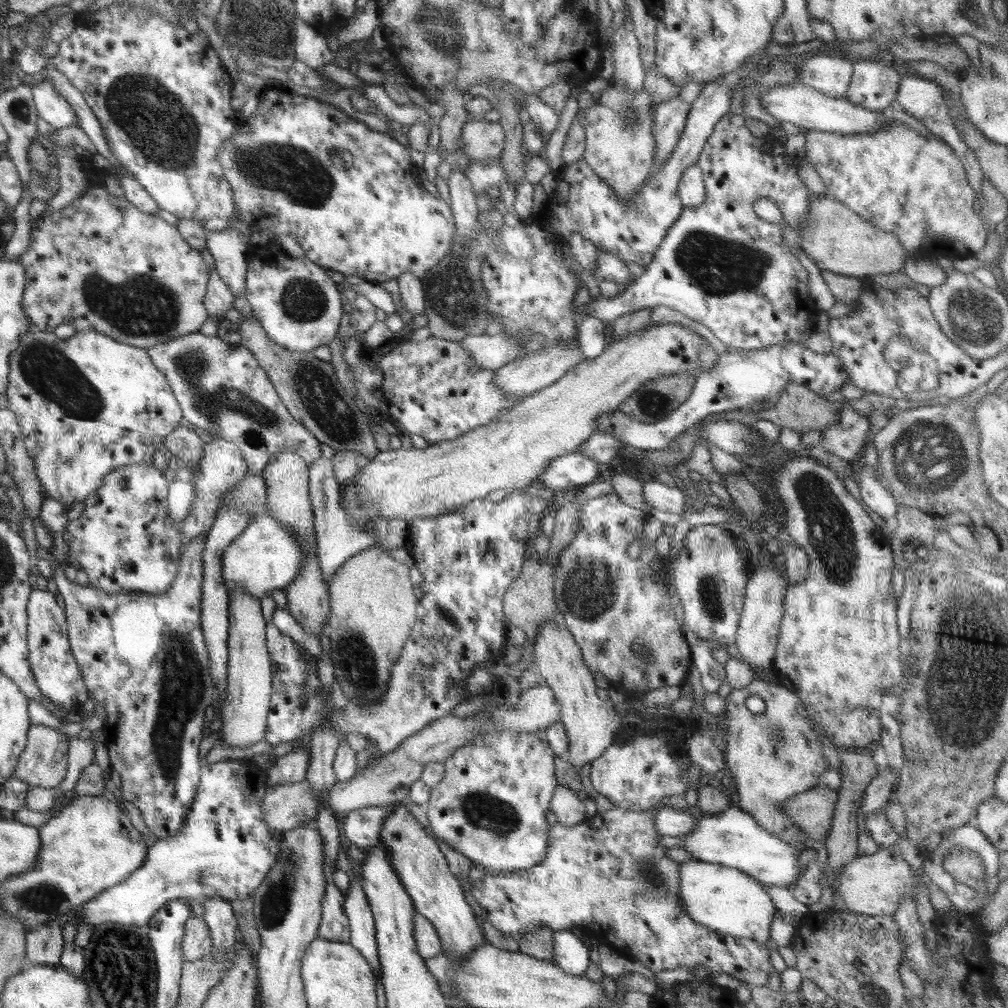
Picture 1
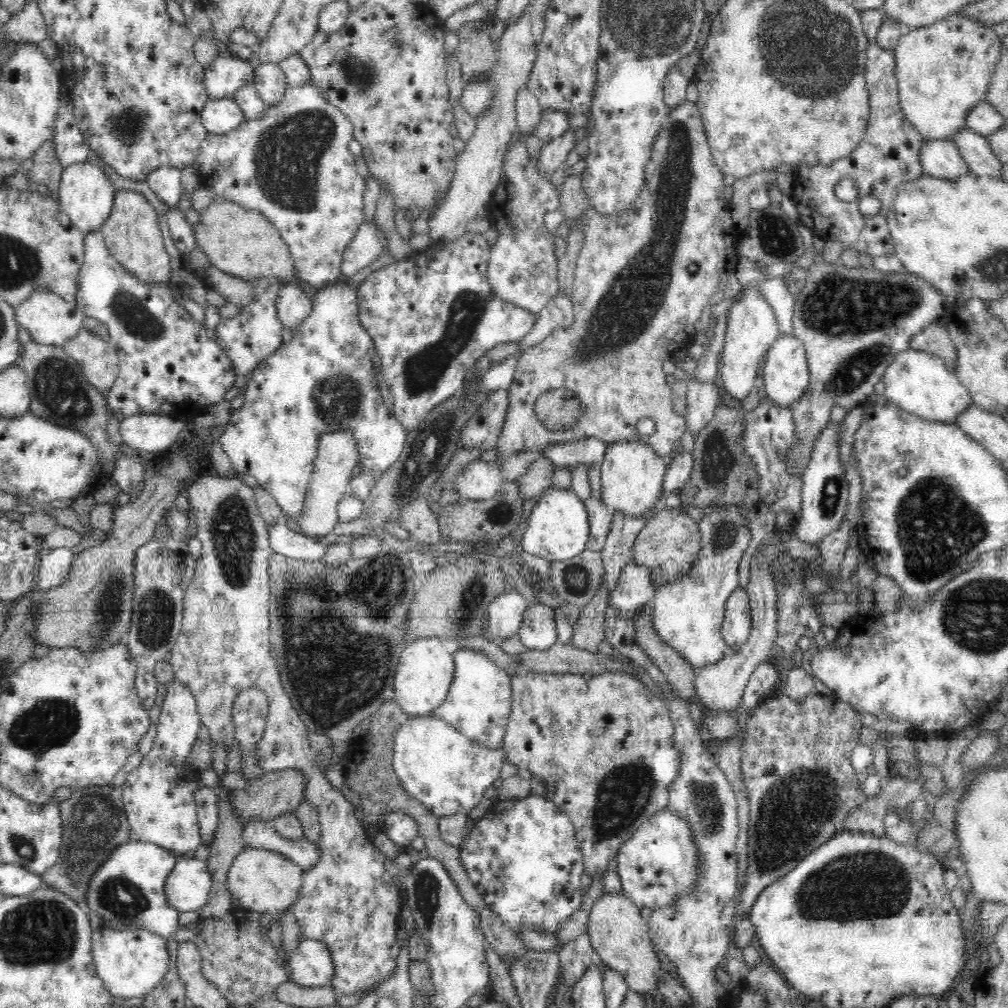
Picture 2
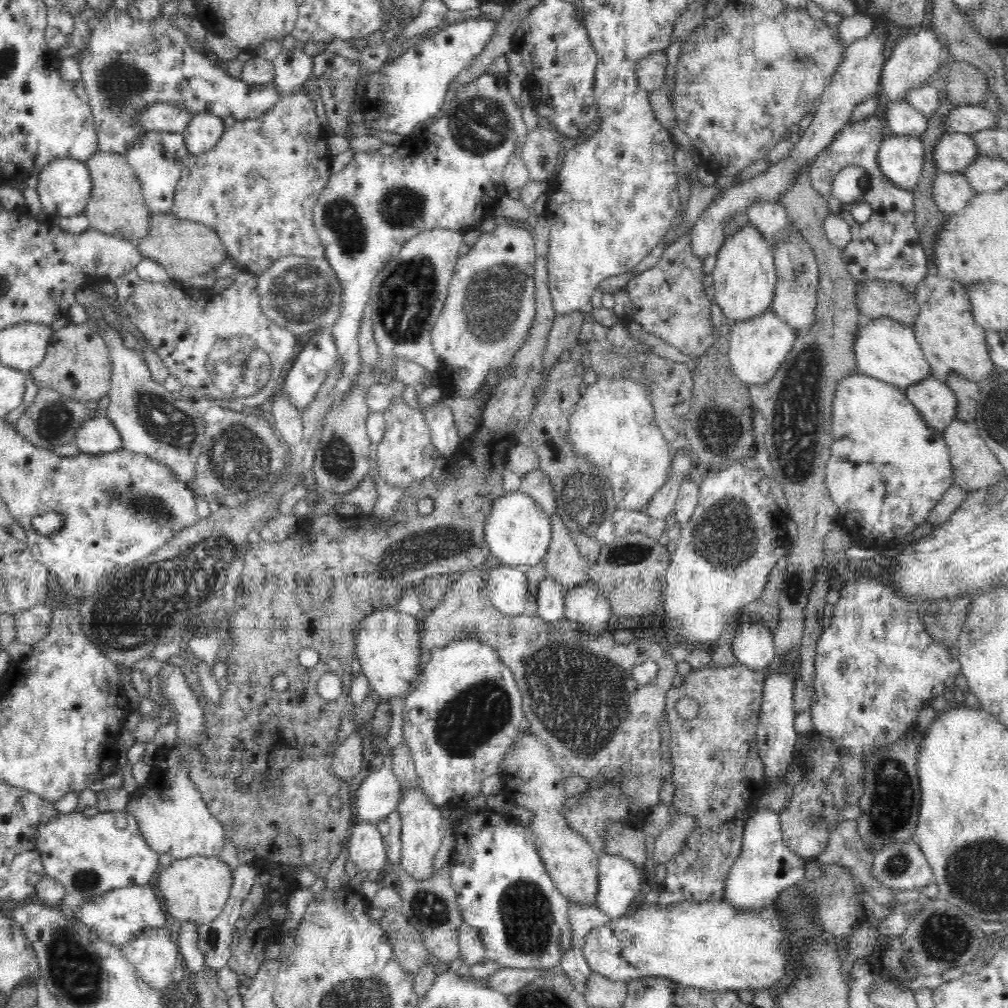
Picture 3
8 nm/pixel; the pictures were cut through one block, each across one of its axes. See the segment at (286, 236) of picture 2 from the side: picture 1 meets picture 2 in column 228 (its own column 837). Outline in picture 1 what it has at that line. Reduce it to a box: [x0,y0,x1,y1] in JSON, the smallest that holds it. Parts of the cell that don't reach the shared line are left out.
[803,121,989,259]

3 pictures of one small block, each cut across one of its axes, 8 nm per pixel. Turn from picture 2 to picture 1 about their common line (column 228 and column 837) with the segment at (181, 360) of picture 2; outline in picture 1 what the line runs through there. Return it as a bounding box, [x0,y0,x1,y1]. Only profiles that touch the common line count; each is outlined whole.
[595,343,852,450]

